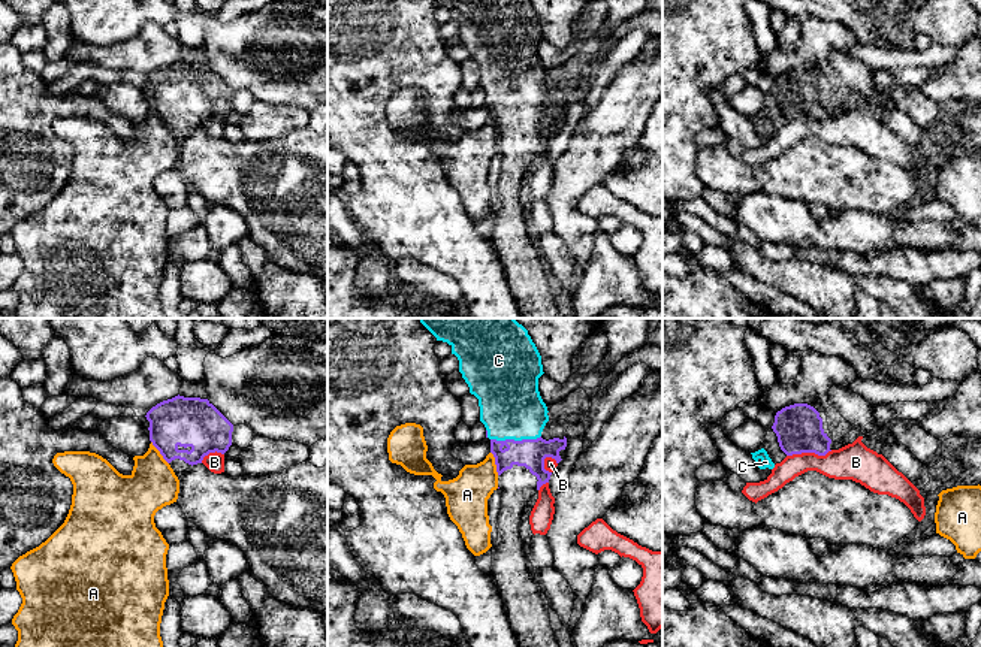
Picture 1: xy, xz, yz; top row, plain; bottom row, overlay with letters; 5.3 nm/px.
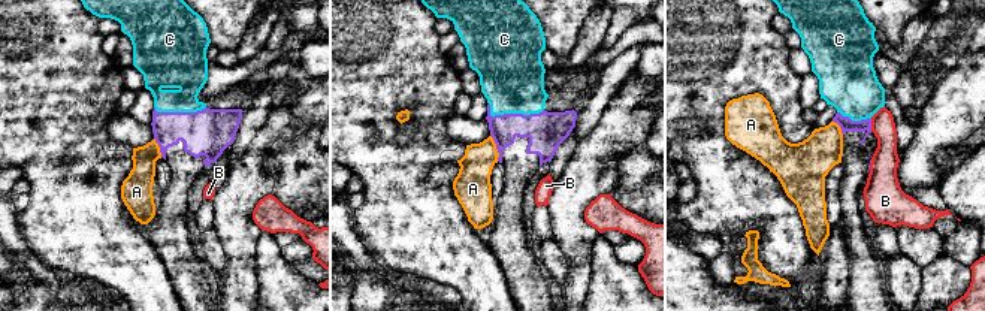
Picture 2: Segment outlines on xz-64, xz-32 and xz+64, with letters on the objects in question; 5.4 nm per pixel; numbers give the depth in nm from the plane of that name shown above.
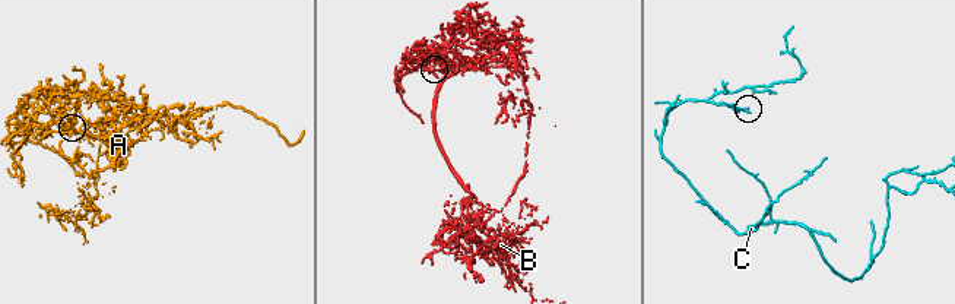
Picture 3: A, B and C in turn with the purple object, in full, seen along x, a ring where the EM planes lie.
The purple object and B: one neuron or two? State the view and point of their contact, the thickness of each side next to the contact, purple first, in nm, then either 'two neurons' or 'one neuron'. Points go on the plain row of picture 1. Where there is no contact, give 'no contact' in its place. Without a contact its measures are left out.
yz (809, 117) | 260/190 nm | two neurons

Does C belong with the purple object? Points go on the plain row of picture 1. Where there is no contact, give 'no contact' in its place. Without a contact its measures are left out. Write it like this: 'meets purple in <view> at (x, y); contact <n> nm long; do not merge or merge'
meets purple in xz at (513, 105); contact 280 nm long; merge

